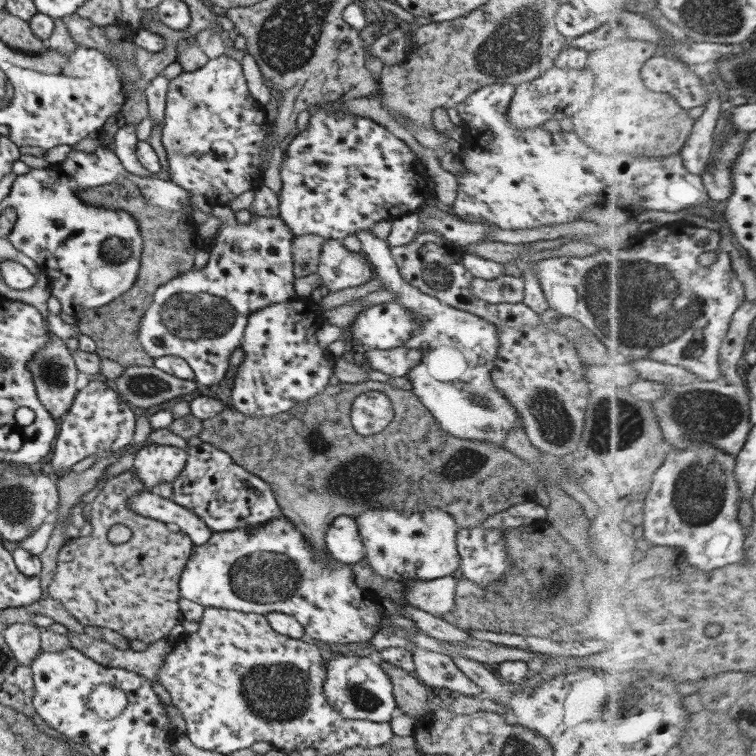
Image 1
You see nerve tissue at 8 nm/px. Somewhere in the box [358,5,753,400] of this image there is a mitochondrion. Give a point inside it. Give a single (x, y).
(638, 304)

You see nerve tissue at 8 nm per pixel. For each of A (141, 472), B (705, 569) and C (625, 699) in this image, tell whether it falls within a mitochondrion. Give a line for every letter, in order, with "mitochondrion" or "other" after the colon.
A: other
B: other
C: mitochondrion

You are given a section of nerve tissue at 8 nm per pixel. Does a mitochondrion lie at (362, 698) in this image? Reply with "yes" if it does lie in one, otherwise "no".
yes

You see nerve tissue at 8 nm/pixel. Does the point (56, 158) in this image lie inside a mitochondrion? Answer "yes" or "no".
no

